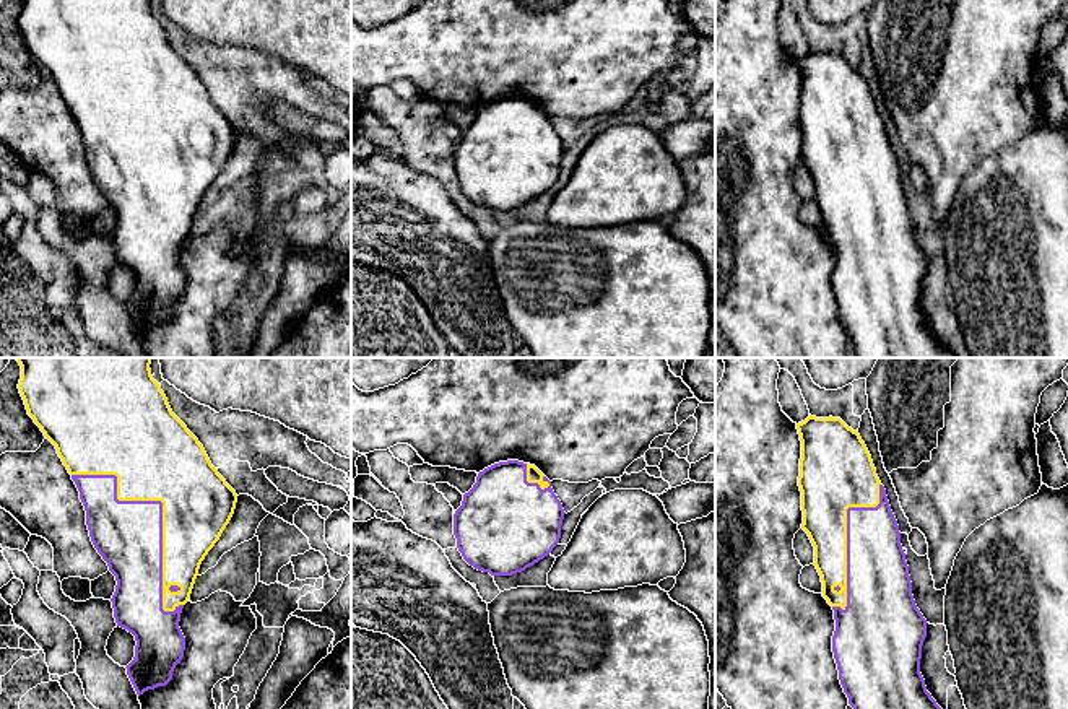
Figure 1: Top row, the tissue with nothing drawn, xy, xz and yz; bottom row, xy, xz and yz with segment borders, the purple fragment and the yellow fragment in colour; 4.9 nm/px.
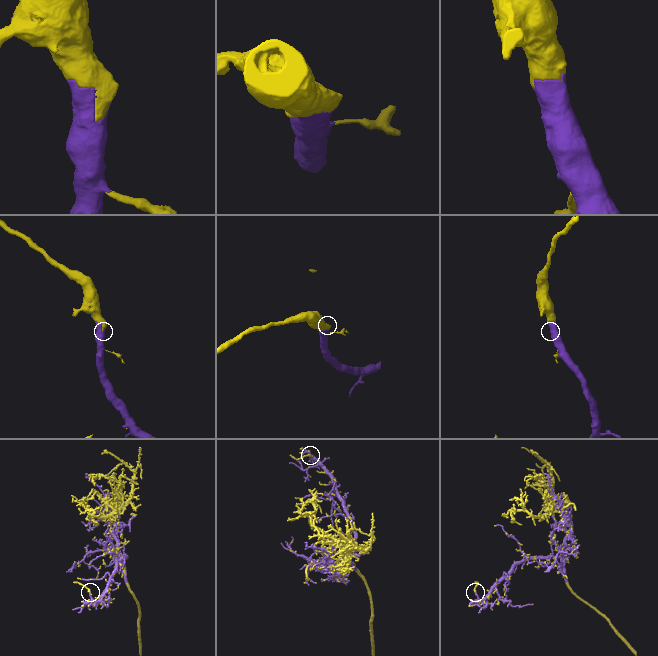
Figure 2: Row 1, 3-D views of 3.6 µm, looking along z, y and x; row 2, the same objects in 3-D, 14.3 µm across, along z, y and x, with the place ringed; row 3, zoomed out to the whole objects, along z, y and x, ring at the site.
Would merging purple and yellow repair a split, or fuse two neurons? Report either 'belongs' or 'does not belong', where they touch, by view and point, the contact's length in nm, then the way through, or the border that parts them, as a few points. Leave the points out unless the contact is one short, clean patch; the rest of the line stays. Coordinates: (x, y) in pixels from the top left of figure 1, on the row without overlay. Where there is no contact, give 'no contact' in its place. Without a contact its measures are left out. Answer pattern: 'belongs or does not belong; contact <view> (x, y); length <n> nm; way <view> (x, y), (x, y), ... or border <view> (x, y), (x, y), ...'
belongs; contact xy (161, 147); length 850 nm

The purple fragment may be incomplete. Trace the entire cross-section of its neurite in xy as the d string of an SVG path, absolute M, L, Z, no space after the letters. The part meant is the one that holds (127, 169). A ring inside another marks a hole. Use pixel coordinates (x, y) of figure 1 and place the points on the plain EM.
M20 0L18 20L28 50L55 81L86 146L91 177L117 221L111 234L117 262L135 272L135 293L125 302L137 327L166 322L180 299L185 273L179 263L198 205L229 159L237 130L211 101L203 81L172 49L150 0Z

